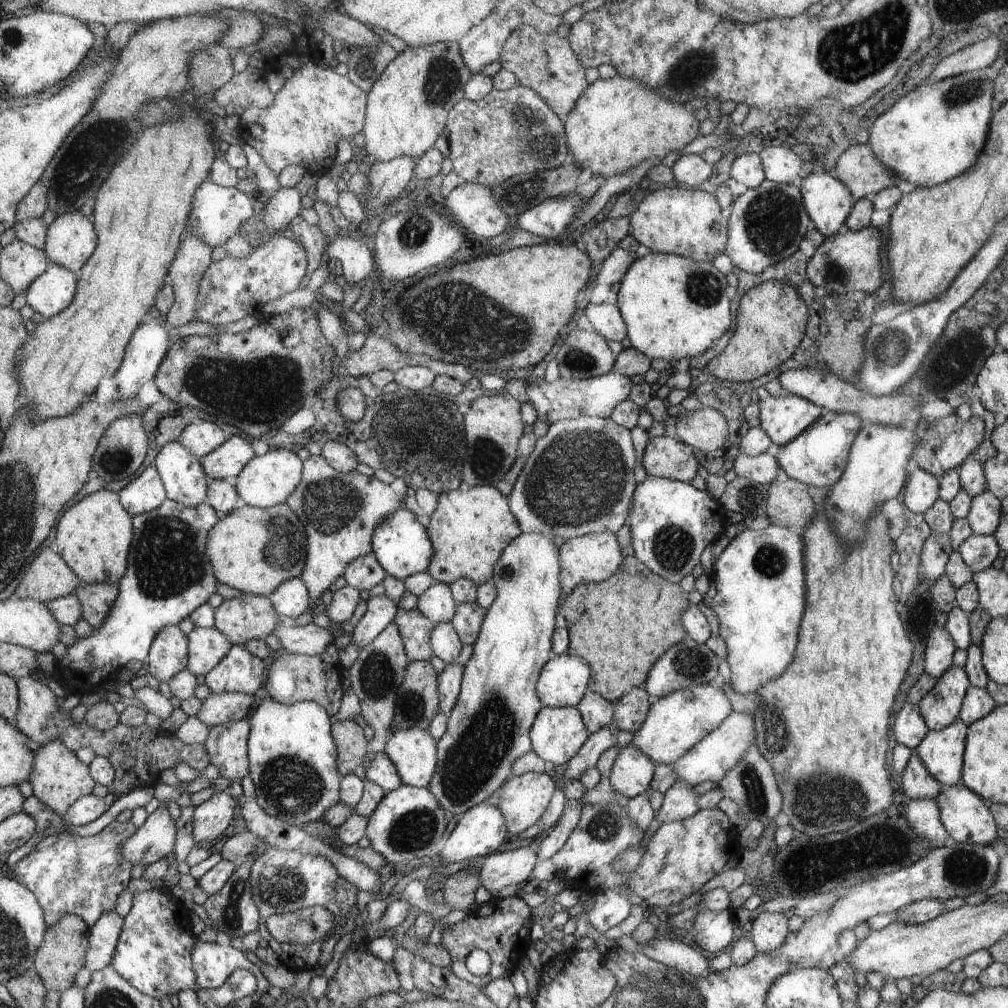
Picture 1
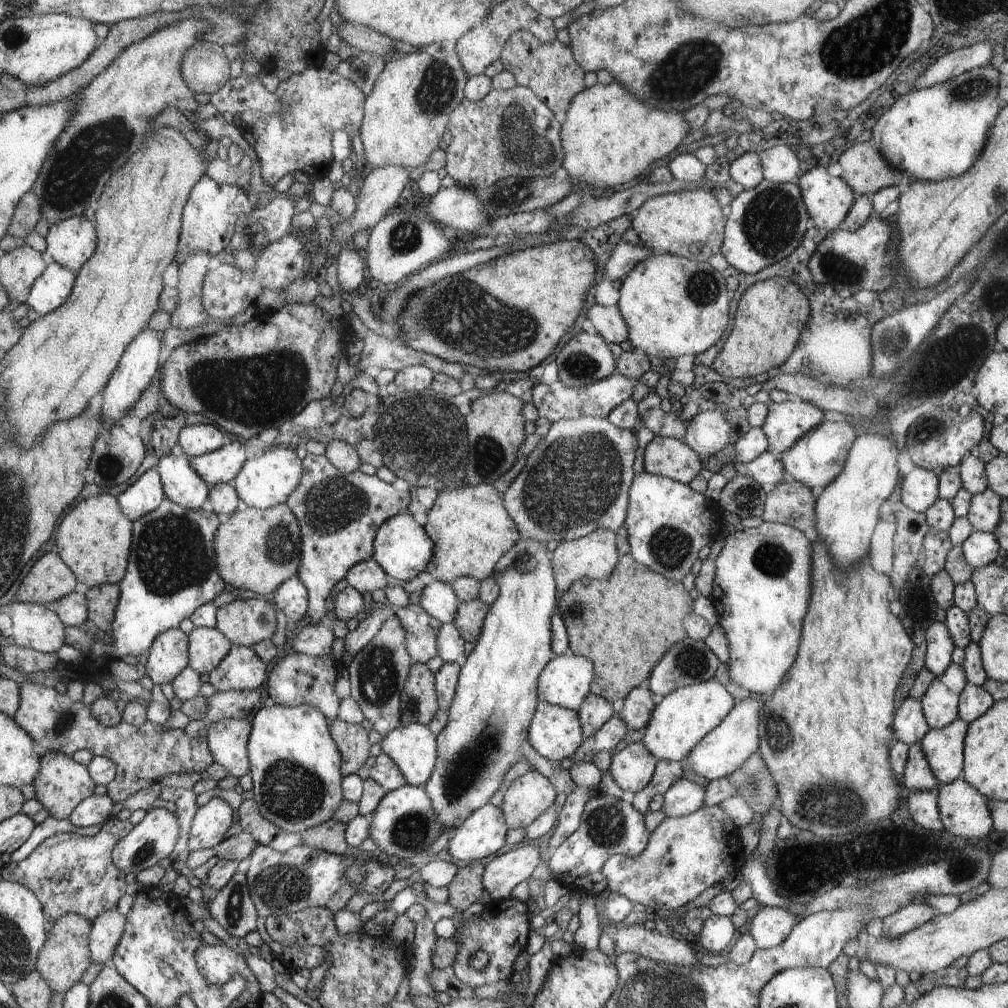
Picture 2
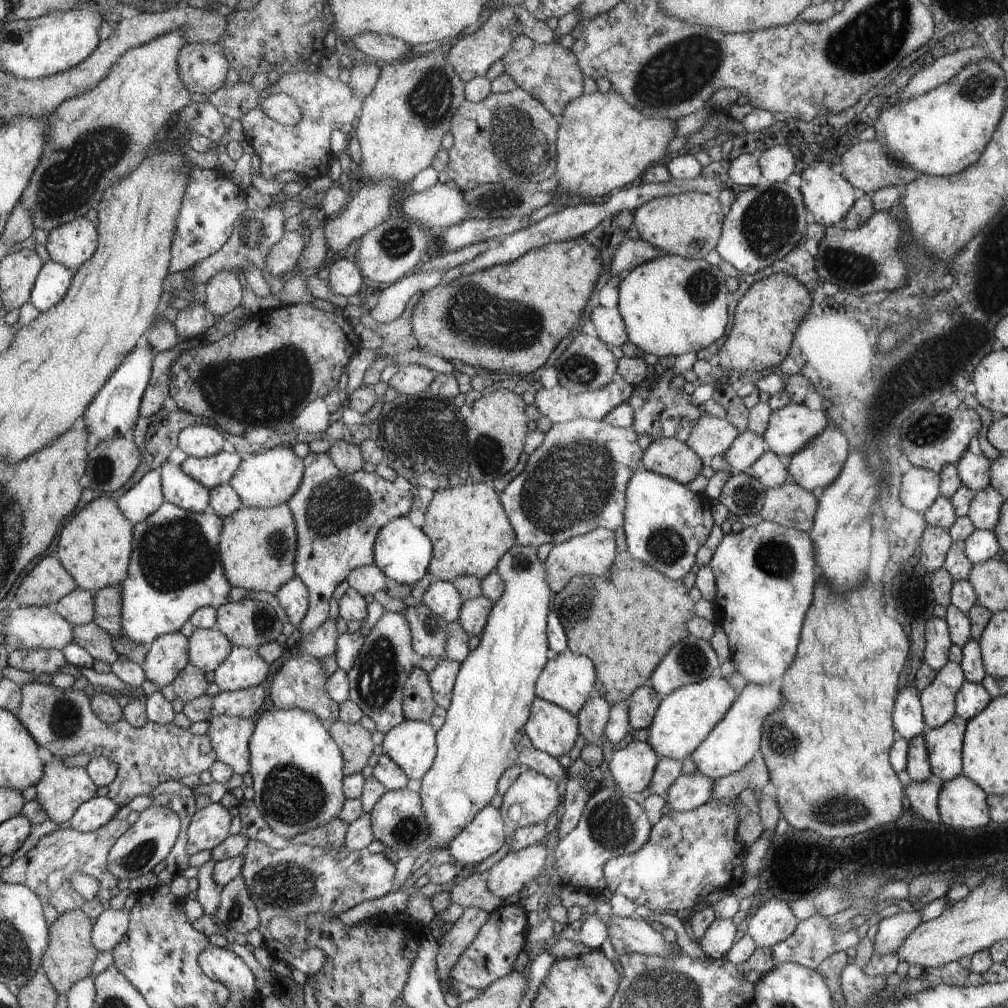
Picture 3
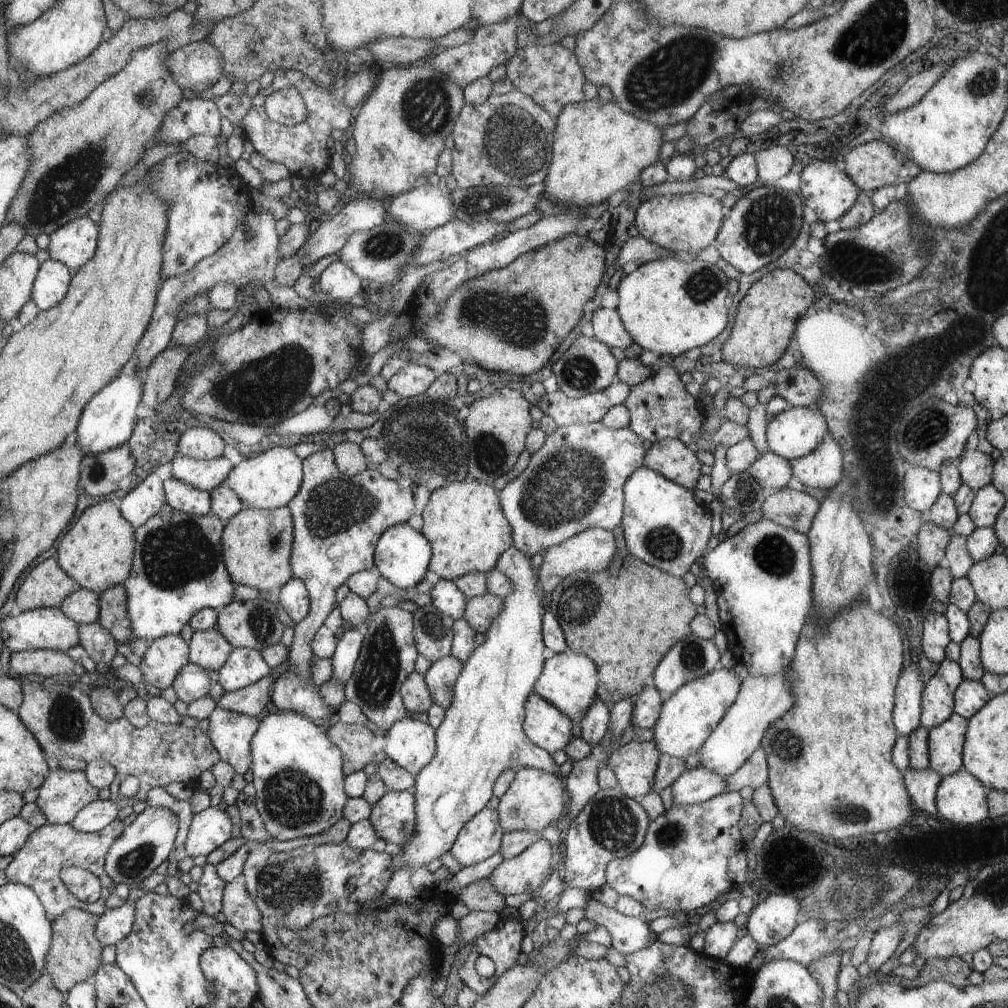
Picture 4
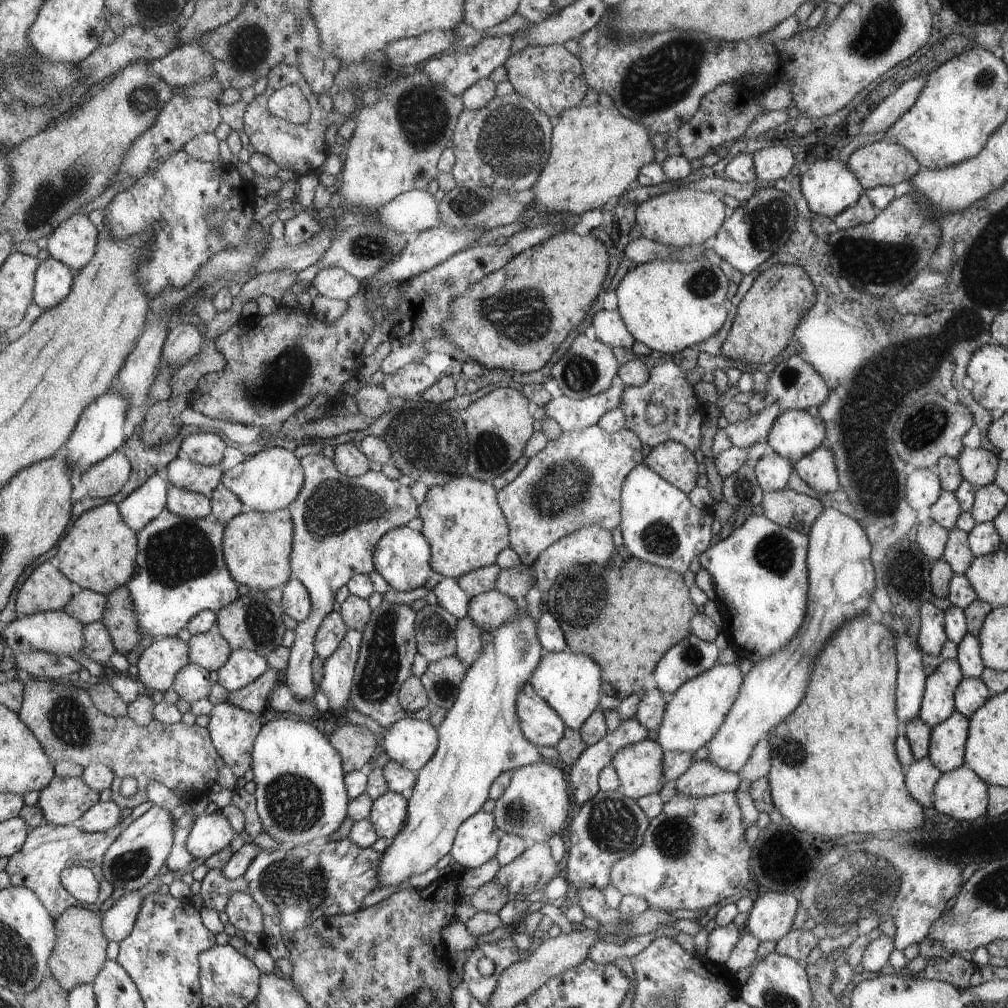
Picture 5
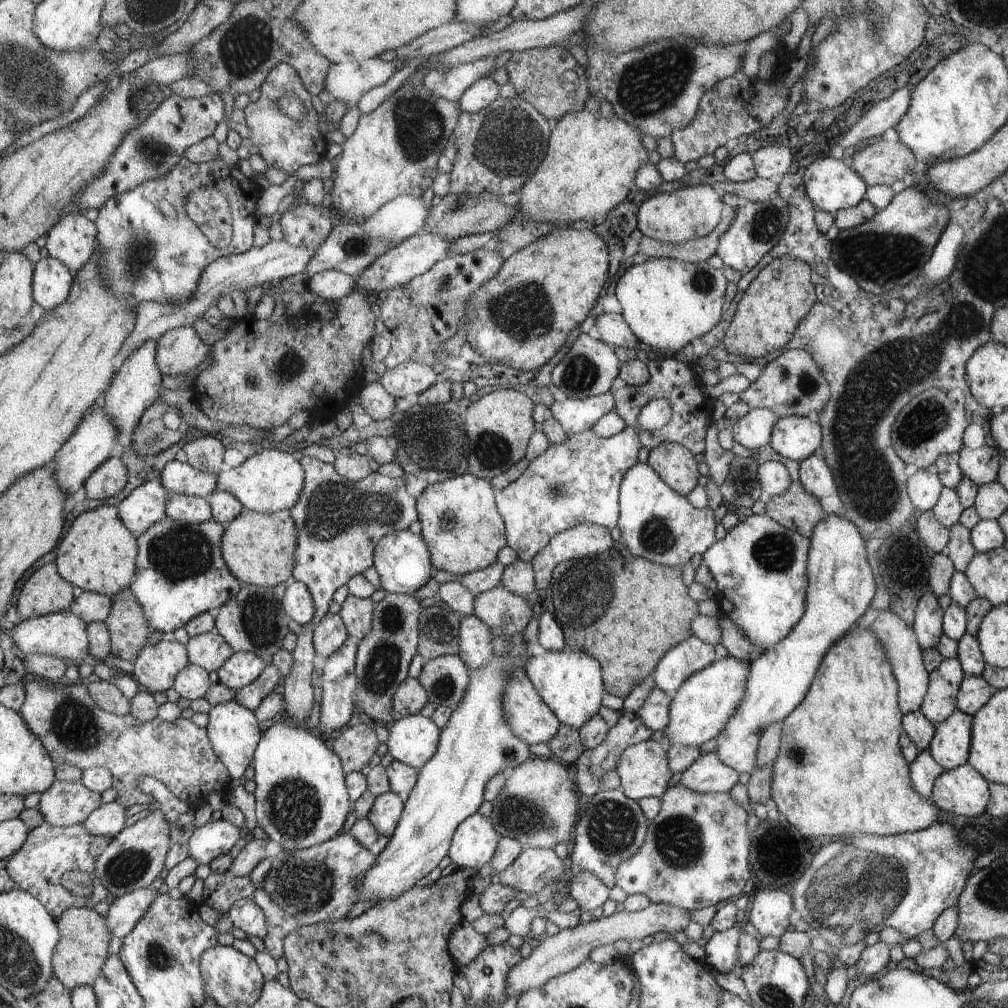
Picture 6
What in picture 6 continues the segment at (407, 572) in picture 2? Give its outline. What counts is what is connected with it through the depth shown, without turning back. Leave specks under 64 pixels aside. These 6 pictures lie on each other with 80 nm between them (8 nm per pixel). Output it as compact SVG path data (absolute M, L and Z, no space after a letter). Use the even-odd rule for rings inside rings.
M408 529L395 531L382 538L377 546L373 567L380 577L380 587L386 593L413 595L430 580L430 550L420 534L412 534Z

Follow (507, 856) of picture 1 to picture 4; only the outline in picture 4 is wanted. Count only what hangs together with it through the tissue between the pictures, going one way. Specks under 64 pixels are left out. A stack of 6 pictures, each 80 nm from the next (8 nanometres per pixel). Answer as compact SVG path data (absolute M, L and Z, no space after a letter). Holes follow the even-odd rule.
M545 838L534 841L518 856L504 859L489 880L505 897L510 894L537 894L540 884L550 874L552 850Z

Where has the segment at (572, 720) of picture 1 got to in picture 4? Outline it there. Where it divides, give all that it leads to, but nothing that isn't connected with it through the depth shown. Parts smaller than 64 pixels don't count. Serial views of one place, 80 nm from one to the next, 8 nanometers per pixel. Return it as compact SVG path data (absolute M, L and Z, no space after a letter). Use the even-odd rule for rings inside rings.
M534 692L526 702L524 729L535 744L550 754L564 750L574 735L572 720Z

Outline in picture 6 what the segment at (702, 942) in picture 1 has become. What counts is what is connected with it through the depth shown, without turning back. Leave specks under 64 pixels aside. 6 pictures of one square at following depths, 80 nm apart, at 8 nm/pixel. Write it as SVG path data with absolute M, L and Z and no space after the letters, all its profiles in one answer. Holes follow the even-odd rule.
M739 926L714 933L704 947L704 962L722 974L740 975L739 965Z

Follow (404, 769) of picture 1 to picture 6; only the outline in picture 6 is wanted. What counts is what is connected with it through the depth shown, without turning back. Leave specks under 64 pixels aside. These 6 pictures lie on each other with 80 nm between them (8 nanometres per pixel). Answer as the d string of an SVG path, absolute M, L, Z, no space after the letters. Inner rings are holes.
M421 713L399 718L388 726L388 731L384 751L396 761L418 769L436 754L440 744L441 730Z

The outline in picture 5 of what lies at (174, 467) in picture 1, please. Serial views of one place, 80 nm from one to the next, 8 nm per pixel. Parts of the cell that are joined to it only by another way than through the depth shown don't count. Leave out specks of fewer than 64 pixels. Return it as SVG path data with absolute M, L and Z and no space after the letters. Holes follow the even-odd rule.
M169 484L166 509L185 519L203 519L212 514L212 500L207 495Z

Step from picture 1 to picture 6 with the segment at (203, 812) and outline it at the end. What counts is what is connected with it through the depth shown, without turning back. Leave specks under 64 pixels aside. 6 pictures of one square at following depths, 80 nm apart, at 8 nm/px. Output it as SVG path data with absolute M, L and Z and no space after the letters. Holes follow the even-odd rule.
M223 818L216 822L209 821L189 839L189 857L198 865L210 865L210 862L230 853L232 847L242 839L240 831Z

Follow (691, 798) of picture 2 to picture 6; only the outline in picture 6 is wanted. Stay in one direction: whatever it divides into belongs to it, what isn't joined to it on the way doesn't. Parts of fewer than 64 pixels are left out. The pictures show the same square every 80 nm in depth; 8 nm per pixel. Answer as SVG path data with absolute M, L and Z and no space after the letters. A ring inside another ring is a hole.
M714 751L700 755L681 773L679 782L701 793L729 792L739 782L739 772L725 765Z

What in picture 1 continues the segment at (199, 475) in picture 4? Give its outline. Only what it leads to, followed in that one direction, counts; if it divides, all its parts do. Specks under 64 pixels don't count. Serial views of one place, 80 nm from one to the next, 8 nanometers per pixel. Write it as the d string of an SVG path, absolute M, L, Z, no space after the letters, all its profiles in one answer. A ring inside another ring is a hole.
M234 435L230 440L201 458L202 468L206 476L210 478L225 479L241 473L254 457L252 443Z

